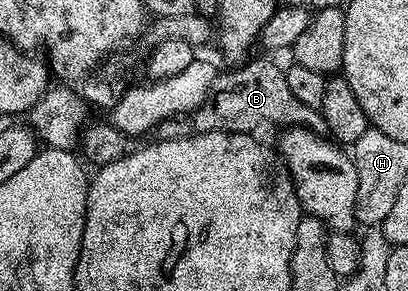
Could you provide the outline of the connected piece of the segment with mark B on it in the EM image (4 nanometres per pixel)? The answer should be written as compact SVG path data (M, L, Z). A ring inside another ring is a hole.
M250 58L234 66L233 71L222 70L211 85L207 97L192 112L191 118L178 117L165 119L155 132L160 141L182 139L188 135L211 133L212 131L235 131L238 133L257 133L260 127L307 127L318 133L325 131L325 118L315 107L303 105L295 98L295 93L287 86L284 70L276 67L269 59Z

